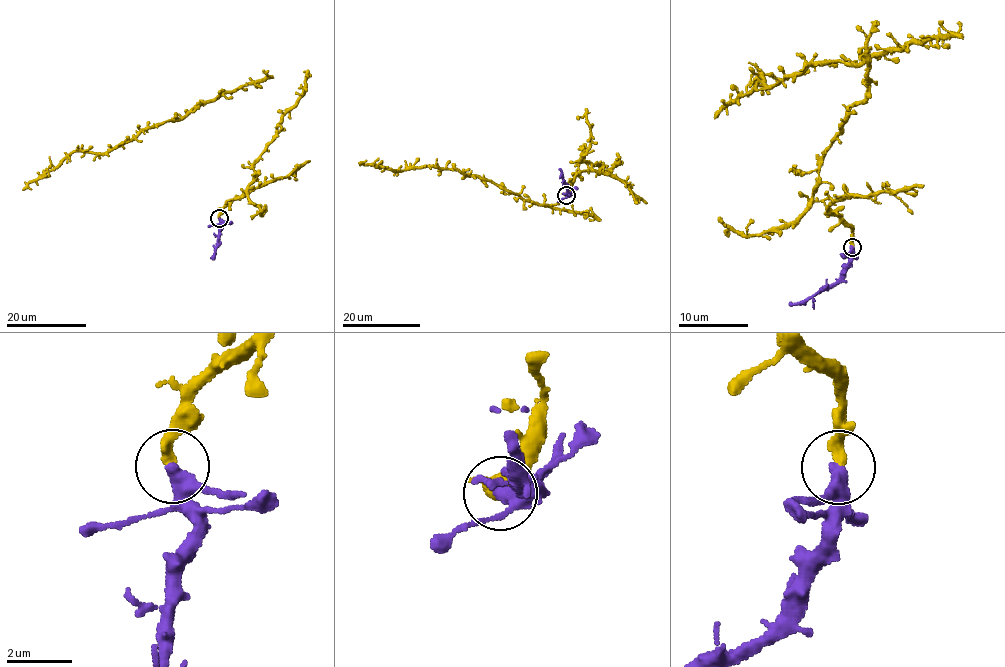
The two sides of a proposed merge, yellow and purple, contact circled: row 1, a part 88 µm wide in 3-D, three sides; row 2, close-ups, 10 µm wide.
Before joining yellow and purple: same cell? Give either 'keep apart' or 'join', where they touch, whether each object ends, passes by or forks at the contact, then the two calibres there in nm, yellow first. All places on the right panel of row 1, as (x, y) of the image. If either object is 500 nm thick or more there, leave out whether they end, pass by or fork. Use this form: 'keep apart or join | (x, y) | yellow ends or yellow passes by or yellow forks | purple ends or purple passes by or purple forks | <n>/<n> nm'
join | (852, 247) | yellow ends | purple passes by | 360/360 nm

